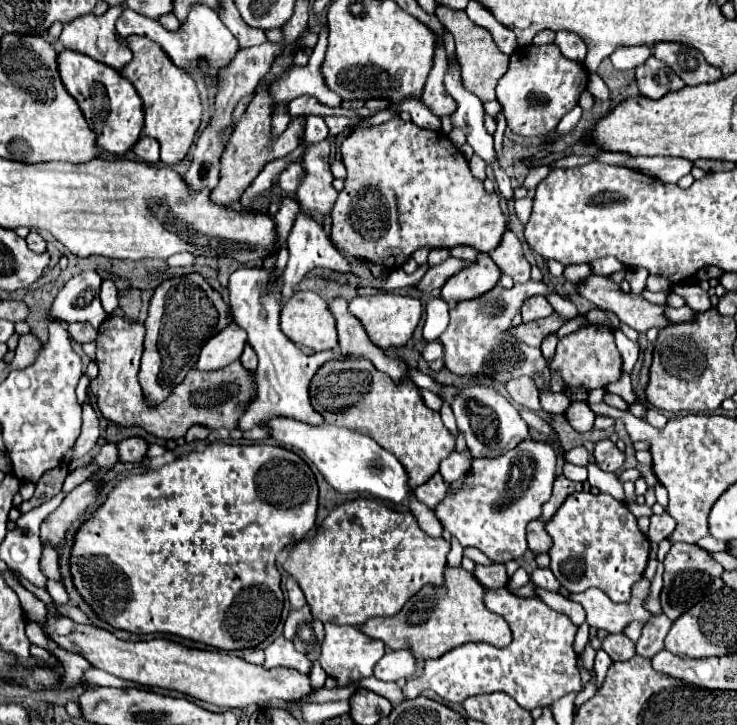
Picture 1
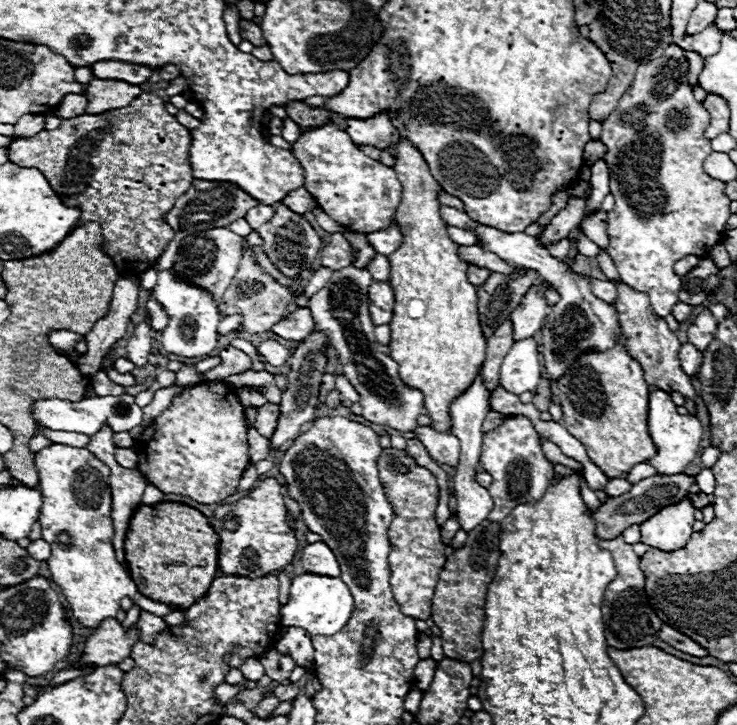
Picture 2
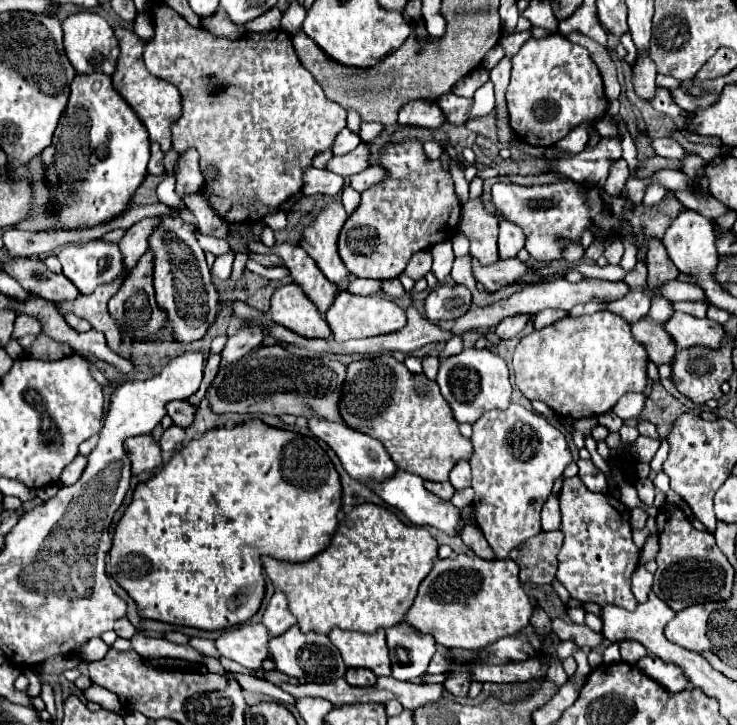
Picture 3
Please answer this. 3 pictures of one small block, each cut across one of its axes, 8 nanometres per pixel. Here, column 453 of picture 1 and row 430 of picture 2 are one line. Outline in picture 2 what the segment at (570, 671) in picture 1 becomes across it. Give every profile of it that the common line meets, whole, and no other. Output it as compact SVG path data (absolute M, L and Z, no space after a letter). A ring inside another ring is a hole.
M652 390L650 392L648 430L650 430L652 440L656 442L656 448L658 448L656 458L648 460L648 464L652 464L658 470L658 474L666 474L666 476L680 474L680 470L684 470L698 452L698 444L702 438L702 424L698 422L698 418L694 418L690 414L686 414L686 416L678 414L670 394L664 390Z

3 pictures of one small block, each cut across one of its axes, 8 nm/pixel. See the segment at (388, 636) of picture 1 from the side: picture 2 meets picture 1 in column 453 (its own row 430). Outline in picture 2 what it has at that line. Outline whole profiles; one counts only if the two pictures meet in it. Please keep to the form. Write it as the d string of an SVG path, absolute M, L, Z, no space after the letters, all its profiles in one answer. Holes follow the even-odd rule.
M614 346L612 350L606 350L606 352L586 352L586 354L582 354L578 360L576 360L576 364L558 380L558 388L562 388L562 392L564 394L560 394L560 406L562 406L562 412L564 412L564 426L566 426L566 430L576 438L576 440L580 440L582 444L584 444L584 448L586 448L586 452L588 452L588 456L590 456L590 460L612 480L612 478L626 478L626 474L628 474L628 470L632 468L632 466L636 466L636 464L640 464L640 462L646 462L646 460L650 460L650 458L654 458L656 456L656 444L652 442L652 438L650 438L650 432L648 432L648 384L646 384L646 380L644 380L644 372L642 372L642 368L640 368L640 364L626 352L626 348L624 346Z

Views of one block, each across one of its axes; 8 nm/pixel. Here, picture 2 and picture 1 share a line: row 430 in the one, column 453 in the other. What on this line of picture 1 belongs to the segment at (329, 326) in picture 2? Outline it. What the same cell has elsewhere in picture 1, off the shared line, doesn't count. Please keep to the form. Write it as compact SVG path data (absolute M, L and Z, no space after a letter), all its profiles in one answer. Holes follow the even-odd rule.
M478 382L474 386L458 390L458 396L452 402L452 410L458 422L458 430L464 434L468 450L472 452L474 458L502 456L530 436L528 424L520 418L518 410L494 388L482 386Z

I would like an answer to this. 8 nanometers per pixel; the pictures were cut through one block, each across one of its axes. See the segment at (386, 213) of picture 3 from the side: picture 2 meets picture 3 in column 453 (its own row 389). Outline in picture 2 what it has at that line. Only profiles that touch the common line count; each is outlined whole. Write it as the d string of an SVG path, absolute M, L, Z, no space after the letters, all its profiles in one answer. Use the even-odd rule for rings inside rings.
M202 382L190 388L182 388L172 398L170 406L158 418L154 418L134 440L134 450L138 454L138 470L150 484L154 484L164 494L182 494L200 504L214 504L238 492L242 472L250 464L244 408L240 406L232 390L218 394L210 386L212 382Z

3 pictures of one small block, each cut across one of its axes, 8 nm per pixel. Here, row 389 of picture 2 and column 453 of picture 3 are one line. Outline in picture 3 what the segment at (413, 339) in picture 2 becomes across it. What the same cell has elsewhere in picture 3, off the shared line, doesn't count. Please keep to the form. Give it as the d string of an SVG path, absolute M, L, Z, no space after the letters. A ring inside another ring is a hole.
M394 356L348 364L340 414L350 428L378 438L398 468L424 480L446 482L458 462L474 456L474 446L460 434L452 408L440 394L438 384L424 374L412 374Z

